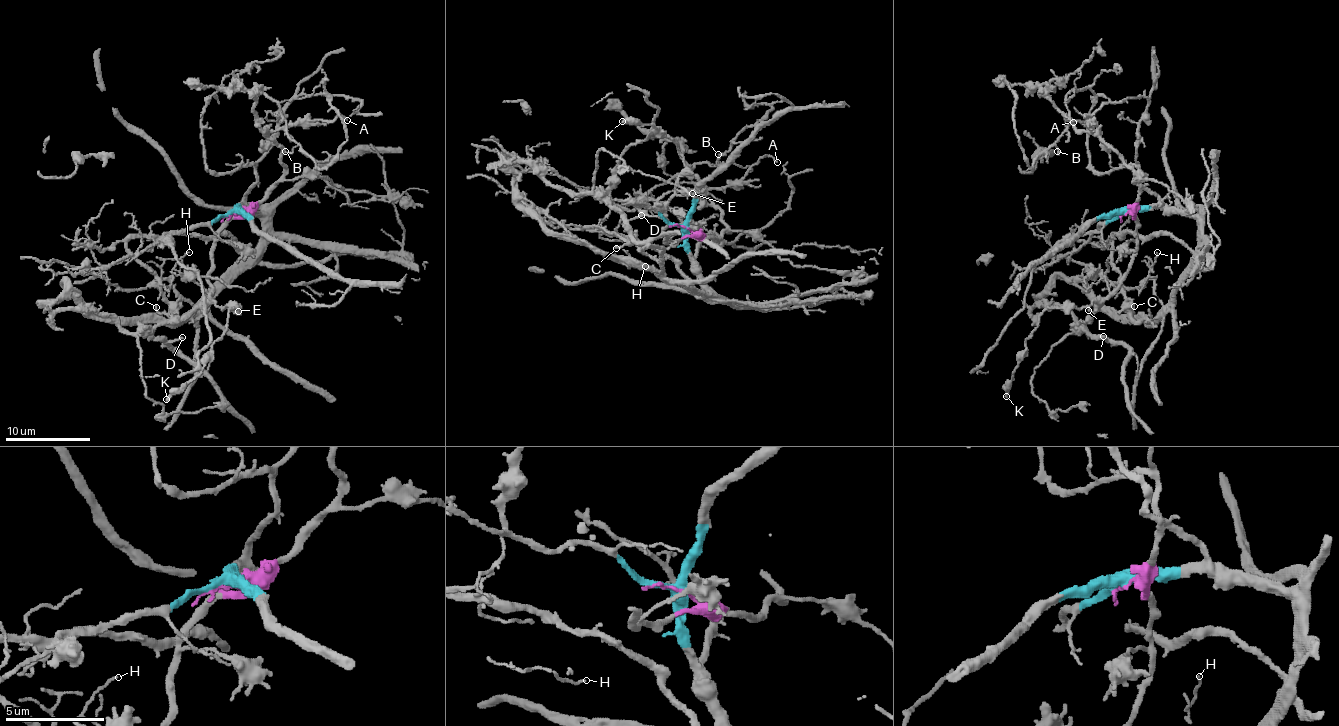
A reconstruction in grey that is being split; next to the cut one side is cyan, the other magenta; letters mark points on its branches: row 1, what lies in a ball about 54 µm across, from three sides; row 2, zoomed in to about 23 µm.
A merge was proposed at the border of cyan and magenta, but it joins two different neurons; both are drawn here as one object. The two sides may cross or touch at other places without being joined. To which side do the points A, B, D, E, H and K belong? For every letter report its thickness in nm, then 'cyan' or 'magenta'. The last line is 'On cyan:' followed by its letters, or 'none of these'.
A: 160 nm thick; magenta
B: 120 nm thick; cyan
D: 160 nm thick; magenta
E: 130 nm thick; magenta
H: 100 nm thick; cyan
K: 280 nm thick; magenta
On cyan: B, H

